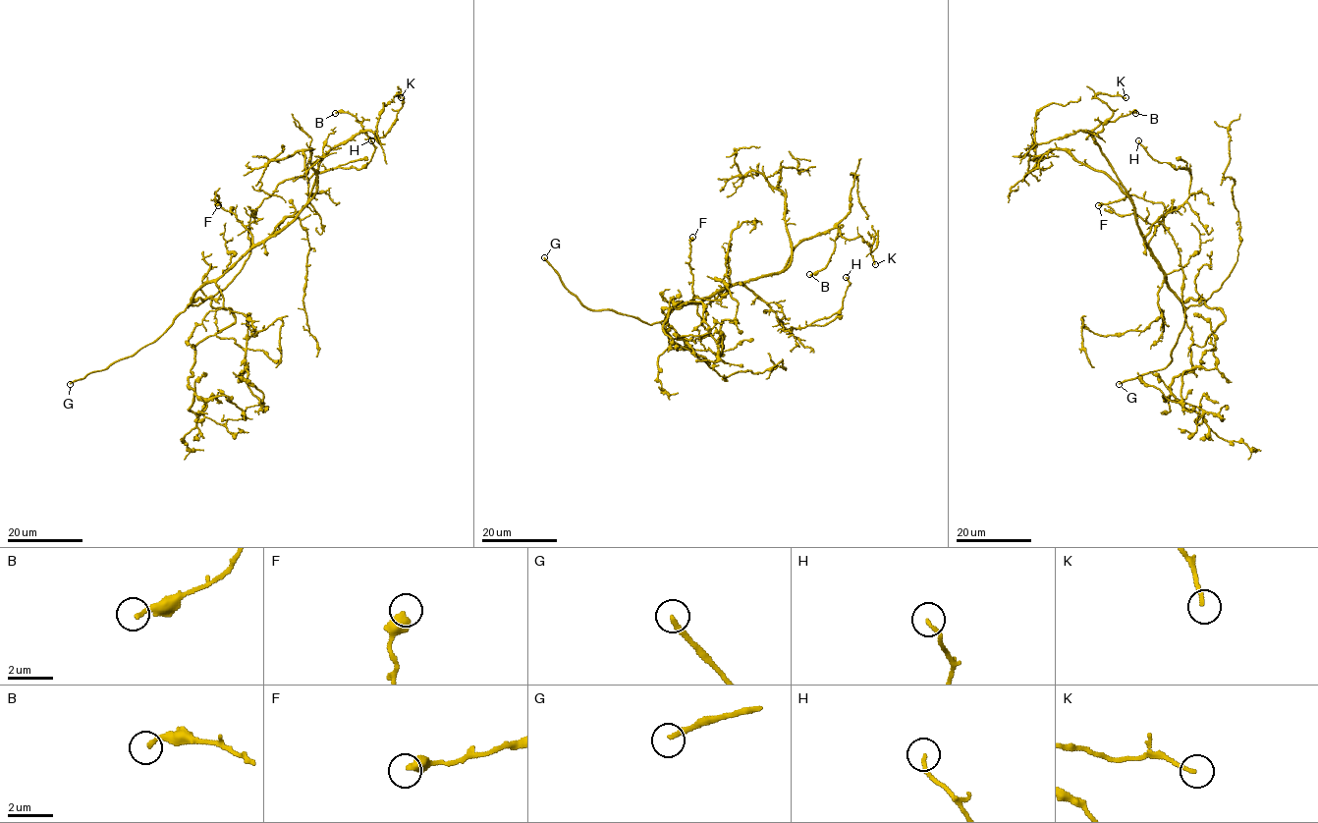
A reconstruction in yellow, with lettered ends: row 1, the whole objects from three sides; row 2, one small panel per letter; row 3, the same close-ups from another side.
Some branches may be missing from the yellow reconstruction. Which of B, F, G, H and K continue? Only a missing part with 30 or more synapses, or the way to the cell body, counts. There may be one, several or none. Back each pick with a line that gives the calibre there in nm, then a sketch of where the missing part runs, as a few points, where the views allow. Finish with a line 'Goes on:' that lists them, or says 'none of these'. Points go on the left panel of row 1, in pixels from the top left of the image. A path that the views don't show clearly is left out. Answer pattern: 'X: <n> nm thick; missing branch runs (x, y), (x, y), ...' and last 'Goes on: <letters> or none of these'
G: 240 nm thick; missing branch runs (70, 384), (51, 393), (16, 393)
Goes on: G

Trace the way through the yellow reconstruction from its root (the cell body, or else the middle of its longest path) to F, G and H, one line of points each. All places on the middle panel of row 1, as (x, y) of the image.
F: (692, 303), (700, 303), (727, 287), (724, 294), (705, 304), (695, 302), (689, 265), (689, 240), (692, 237)
G: (692, 303), (679, 304), (661, 321), (651, 324), (610, 309), (591, 310), (564, 286), (558, 272), (544, 257)
H: (692, 303), (742, 284), (776, 313), (783, 329), (801, 328), (828, 318), (842, 307), (850, 285), (846, 277)

